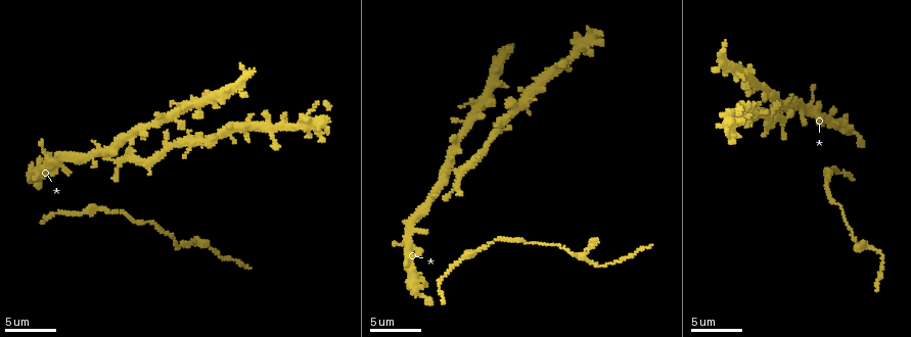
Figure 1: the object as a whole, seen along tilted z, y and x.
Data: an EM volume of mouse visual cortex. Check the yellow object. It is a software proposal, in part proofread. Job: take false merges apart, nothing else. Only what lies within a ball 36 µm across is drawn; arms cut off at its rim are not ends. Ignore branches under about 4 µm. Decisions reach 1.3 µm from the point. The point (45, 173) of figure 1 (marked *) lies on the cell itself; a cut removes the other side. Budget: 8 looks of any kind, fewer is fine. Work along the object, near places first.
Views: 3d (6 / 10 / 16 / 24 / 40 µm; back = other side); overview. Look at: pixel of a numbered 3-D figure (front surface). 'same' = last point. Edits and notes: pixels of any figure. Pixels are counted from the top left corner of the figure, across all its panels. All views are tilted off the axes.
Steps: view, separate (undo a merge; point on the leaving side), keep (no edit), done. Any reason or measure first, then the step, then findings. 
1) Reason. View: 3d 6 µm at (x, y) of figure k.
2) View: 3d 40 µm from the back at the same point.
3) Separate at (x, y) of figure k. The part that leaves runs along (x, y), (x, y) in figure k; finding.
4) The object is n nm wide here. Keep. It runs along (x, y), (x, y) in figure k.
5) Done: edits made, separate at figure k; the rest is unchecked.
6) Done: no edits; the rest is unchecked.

Two arms in line, one across. View: 3d 6 µm at (591, 262) of figure 1.

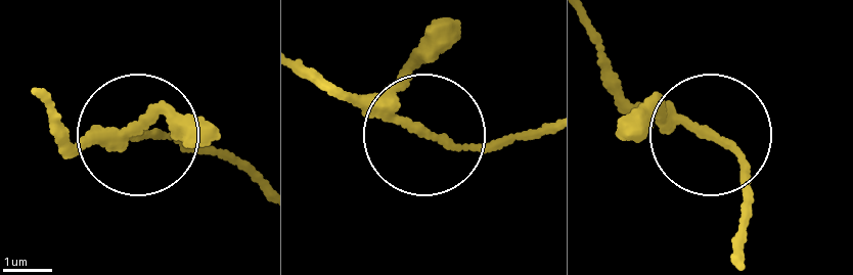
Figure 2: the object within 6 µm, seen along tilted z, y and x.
Other side. View: 3d 6 µm from the back at (418, 127) of figure 2.

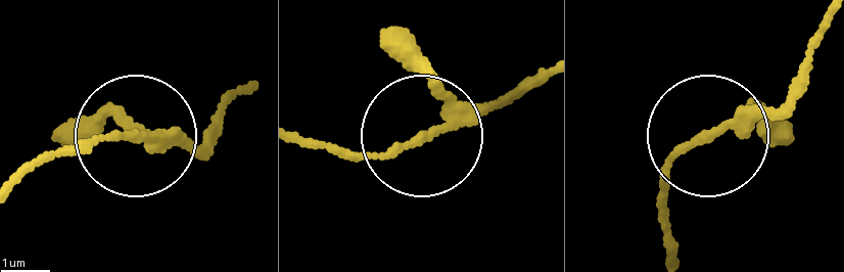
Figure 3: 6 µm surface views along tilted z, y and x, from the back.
3 arms meet here. Keep. It runs along (545, 78), (385, 150), (311, 146) in figure 3; continuous, no second cell.

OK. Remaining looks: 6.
Thick turns thin. View: 3d 6 µm at (103, 209) of figure 1.

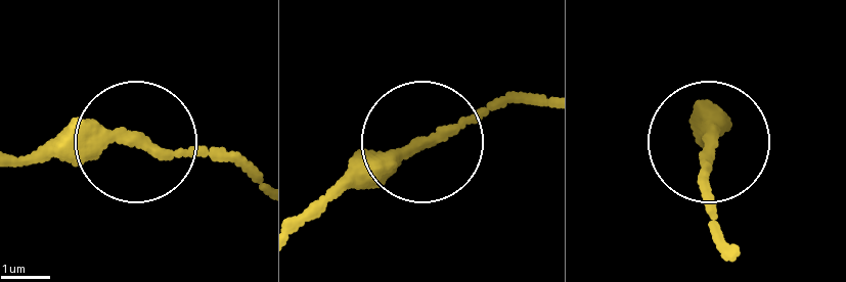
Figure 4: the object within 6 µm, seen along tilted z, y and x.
View: 3d 6 µm from the back at (132, 137) of figure 4.

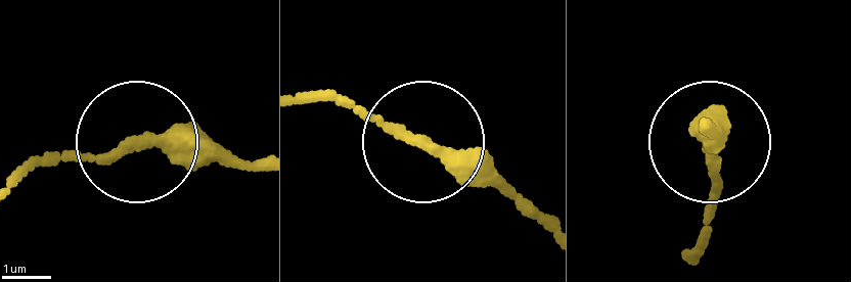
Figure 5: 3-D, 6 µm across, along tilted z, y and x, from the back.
Keep. One cell here.

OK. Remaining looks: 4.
Looks like a crossing. View: 3d 10 µm at (783, 106) of figure 1.

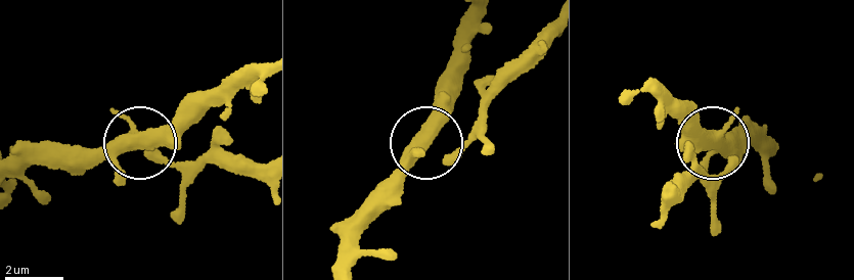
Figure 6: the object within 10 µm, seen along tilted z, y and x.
Keep. It runs along (764, 151), (752, 143), (727, 152), (678, 111) in figure 6; continuous, no second cell.

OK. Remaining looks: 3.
Side arm on a straight run. View: 3d 10 µm at (488, 142) of figure 1.

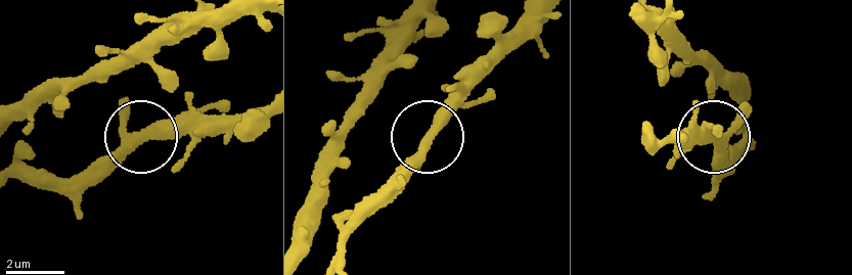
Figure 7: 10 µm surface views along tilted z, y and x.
3 arms meet here. Keep. Continuous, no second cell.

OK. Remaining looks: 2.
Done: no edits; the rest is unchecked.

